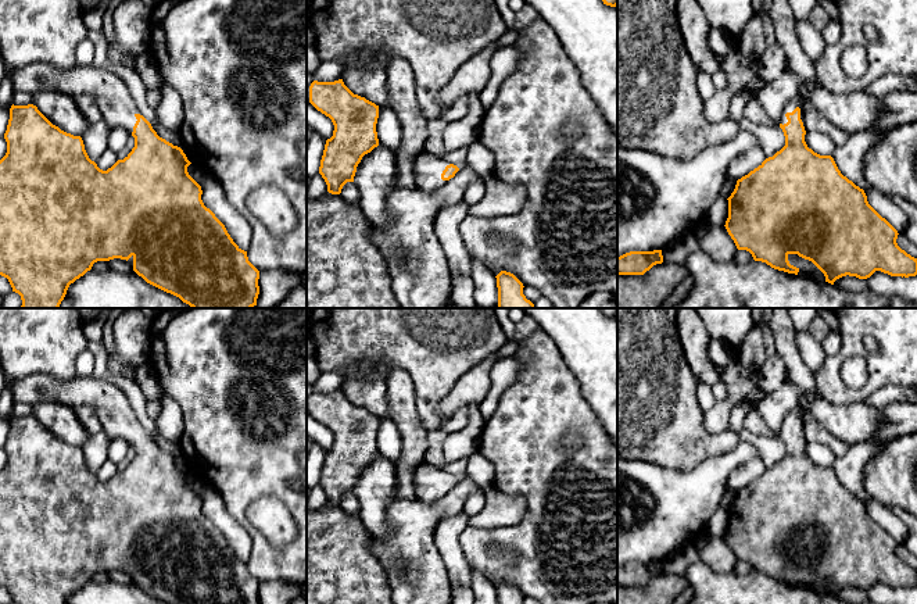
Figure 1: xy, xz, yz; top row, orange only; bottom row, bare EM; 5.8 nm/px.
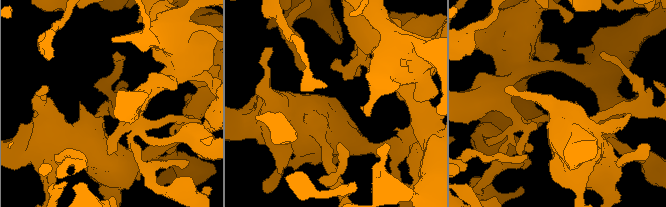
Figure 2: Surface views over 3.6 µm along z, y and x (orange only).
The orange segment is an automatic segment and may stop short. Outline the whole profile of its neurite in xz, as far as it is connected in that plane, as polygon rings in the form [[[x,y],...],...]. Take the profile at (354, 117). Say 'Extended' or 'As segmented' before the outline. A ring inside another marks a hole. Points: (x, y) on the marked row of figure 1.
As segmented. [[[343,79],[314,81],[309,86],[309,103],[334,125],[333,136],[325,144],[319,174],[327,192],[340,194],[347,182],[354,182],[362,157],[379,146],[379,106],[354,94]]]

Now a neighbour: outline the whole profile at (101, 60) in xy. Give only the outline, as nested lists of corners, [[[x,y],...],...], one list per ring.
[[[90,31],[87,37],[94,44],[94,58],[92,65],[100,69],[108,69],[118,75],[126,85],[129,94],[139,110],[139,114],[153,124],[155,119],[155,112],[146,101],[146,89],[136,69],[118,64],[110,58],[108,42],[103,32]]]

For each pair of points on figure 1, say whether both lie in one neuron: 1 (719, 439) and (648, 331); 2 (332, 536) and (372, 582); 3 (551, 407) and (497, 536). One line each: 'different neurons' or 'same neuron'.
1: same neuron
2: same neuron
3: same neuron

